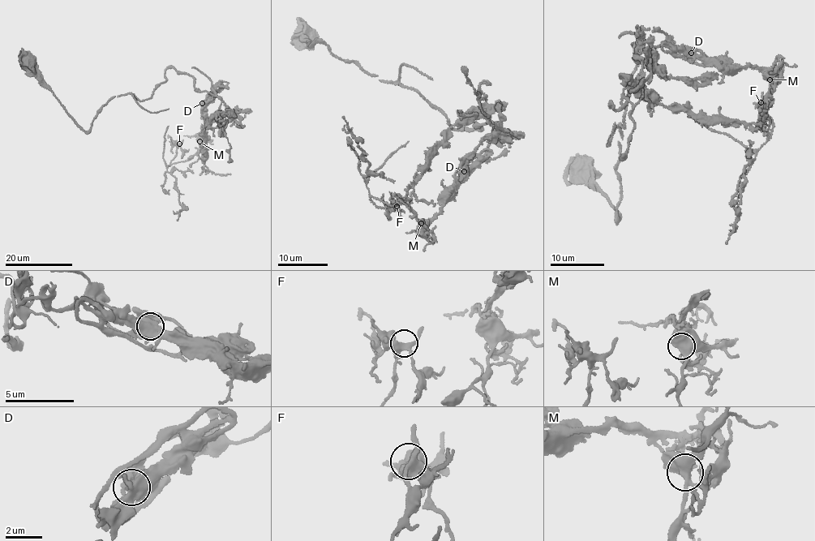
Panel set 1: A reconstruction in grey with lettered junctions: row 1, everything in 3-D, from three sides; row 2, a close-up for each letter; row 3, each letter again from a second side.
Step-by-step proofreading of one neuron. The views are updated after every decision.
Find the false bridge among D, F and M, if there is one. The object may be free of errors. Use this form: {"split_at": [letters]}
{"split_at": []}

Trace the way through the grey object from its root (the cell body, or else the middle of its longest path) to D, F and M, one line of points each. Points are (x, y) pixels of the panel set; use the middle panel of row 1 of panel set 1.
D: (307, 36), (309, 29), (308, 44), (379, 79), (413, 88), (456, 130), (495, 124), (482, 159), (464, 171)
F: (307, 36), (413, 88), (456, 130), (495, 124), (431, 221), (371, 197), (396, 206)
M: (307, 36), (309, 29), (308, 44), (379, 79), (413, 88), (456, 130), (495, 124), (482, 161), (421, 223)

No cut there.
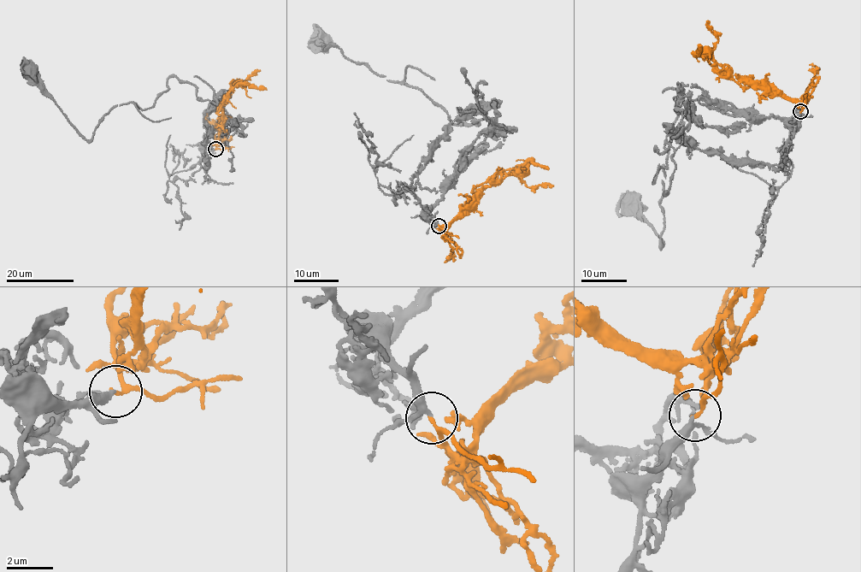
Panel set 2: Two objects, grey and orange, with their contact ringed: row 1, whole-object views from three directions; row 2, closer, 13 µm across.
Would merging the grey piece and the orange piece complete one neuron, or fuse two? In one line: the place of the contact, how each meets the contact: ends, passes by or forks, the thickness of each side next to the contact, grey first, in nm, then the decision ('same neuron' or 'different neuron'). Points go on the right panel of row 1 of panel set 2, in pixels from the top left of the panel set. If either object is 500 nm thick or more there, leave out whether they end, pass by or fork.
place (800, 111); grey passes by; orange passes by; calibres 200 and 150 nm; same neuron

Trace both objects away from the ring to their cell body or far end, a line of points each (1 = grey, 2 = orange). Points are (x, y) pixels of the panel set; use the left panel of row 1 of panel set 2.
1: (215, 149), (202, 144), (217, 103), (174, 76), (153, 106), (116, 105), (88, 140), (30, 68)
2: (215, 149), (218, 144), (221, 107), (235, 85), (245, 83), (267, 90)

